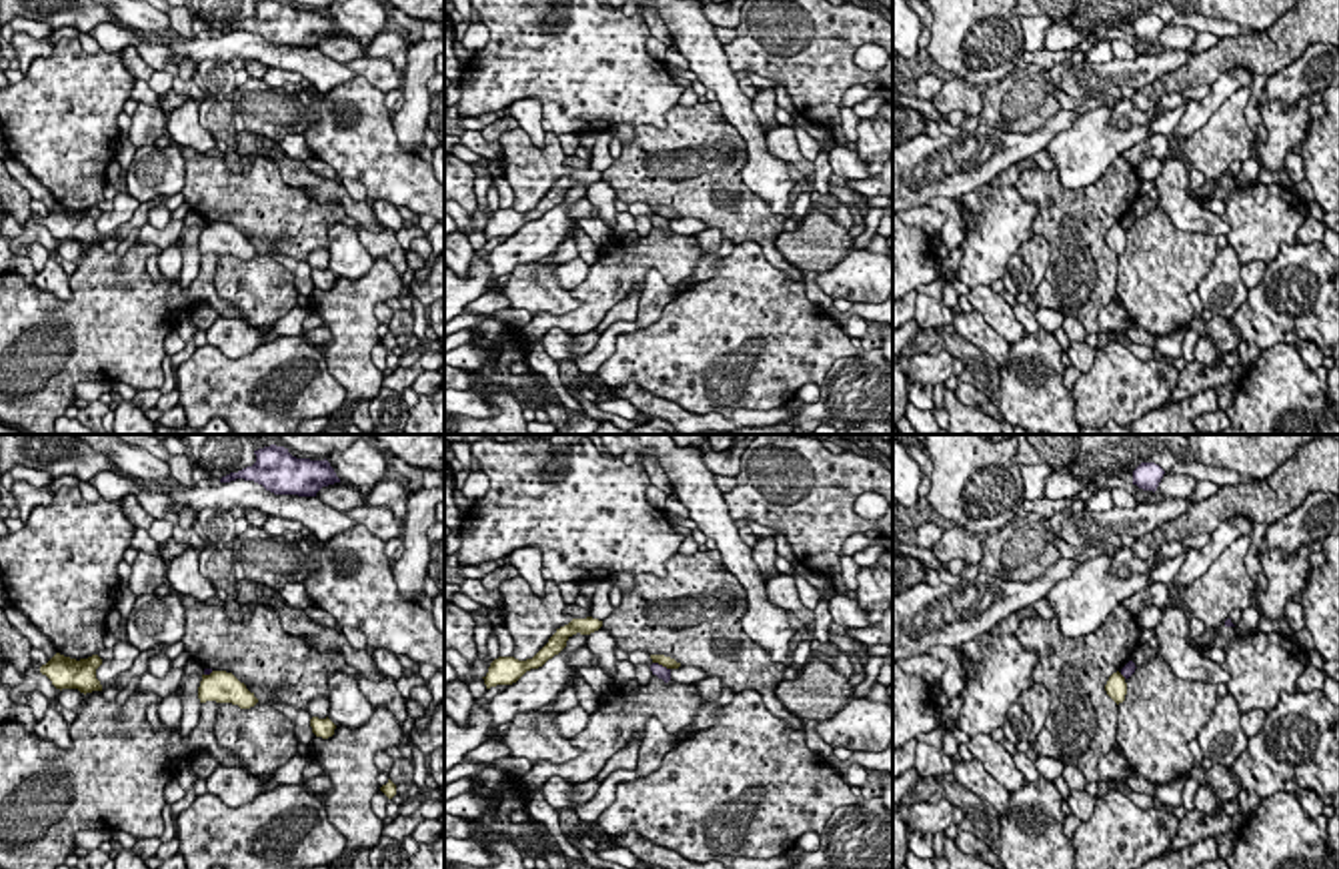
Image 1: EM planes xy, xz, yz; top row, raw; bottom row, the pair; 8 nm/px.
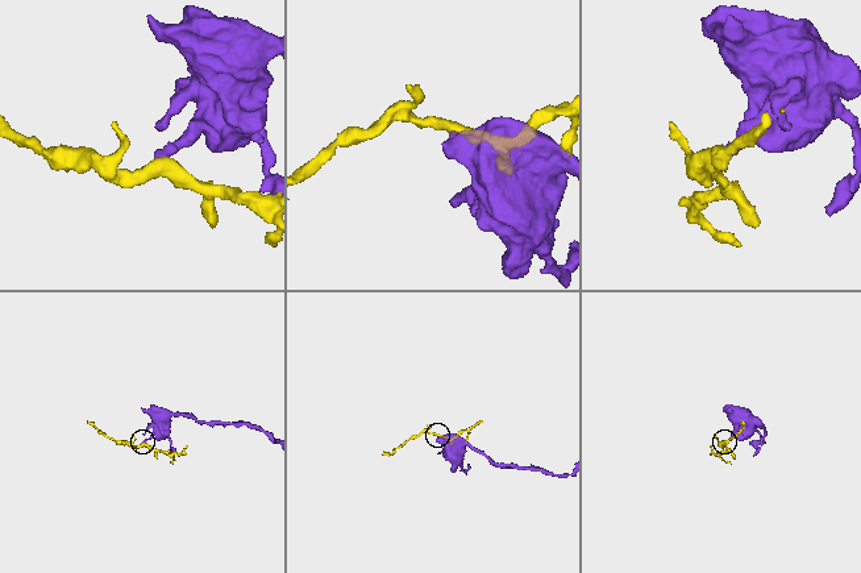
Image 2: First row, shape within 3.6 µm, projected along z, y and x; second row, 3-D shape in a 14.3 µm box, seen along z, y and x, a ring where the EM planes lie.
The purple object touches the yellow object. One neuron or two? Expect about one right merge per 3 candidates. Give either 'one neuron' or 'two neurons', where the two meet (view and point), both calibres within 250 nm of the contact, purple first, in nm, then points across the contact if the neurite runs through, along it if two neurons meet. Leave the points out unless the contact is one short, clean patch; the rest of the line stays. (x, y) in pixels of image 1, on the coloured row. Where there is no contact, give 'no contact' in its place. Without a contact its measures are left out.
two neurons; meets purple in xz at (661, 665); 100 nm thick on the purple side, 90 nm on the other; border along xz (653, 661), (669, 669)

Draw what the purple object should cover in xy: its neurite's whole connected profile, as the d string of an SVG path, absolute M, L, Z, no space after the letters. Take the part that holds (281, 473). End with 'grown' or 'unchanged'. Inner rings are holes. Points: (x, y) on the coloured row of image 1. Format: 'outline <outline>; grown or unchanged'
outline M264 447L254 451L256 463L238 473L230 473L220 483L236 479L254 481L274 495L316 497L322 487L340 483L330 463L296 459L284 447Z; unchanged

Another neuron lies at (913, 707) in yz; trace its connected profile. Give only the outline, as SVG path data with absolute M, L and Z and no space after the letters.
M893 661L893 751L909 739L937 729L933 689Z

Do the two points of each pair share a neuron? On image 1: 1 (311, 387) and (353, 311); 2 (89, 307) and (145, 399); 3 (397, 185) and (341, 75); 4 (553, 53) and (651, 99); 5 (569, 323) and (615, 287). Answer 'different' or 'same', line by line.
1: different
2: different
3: different
4: same
5: same

